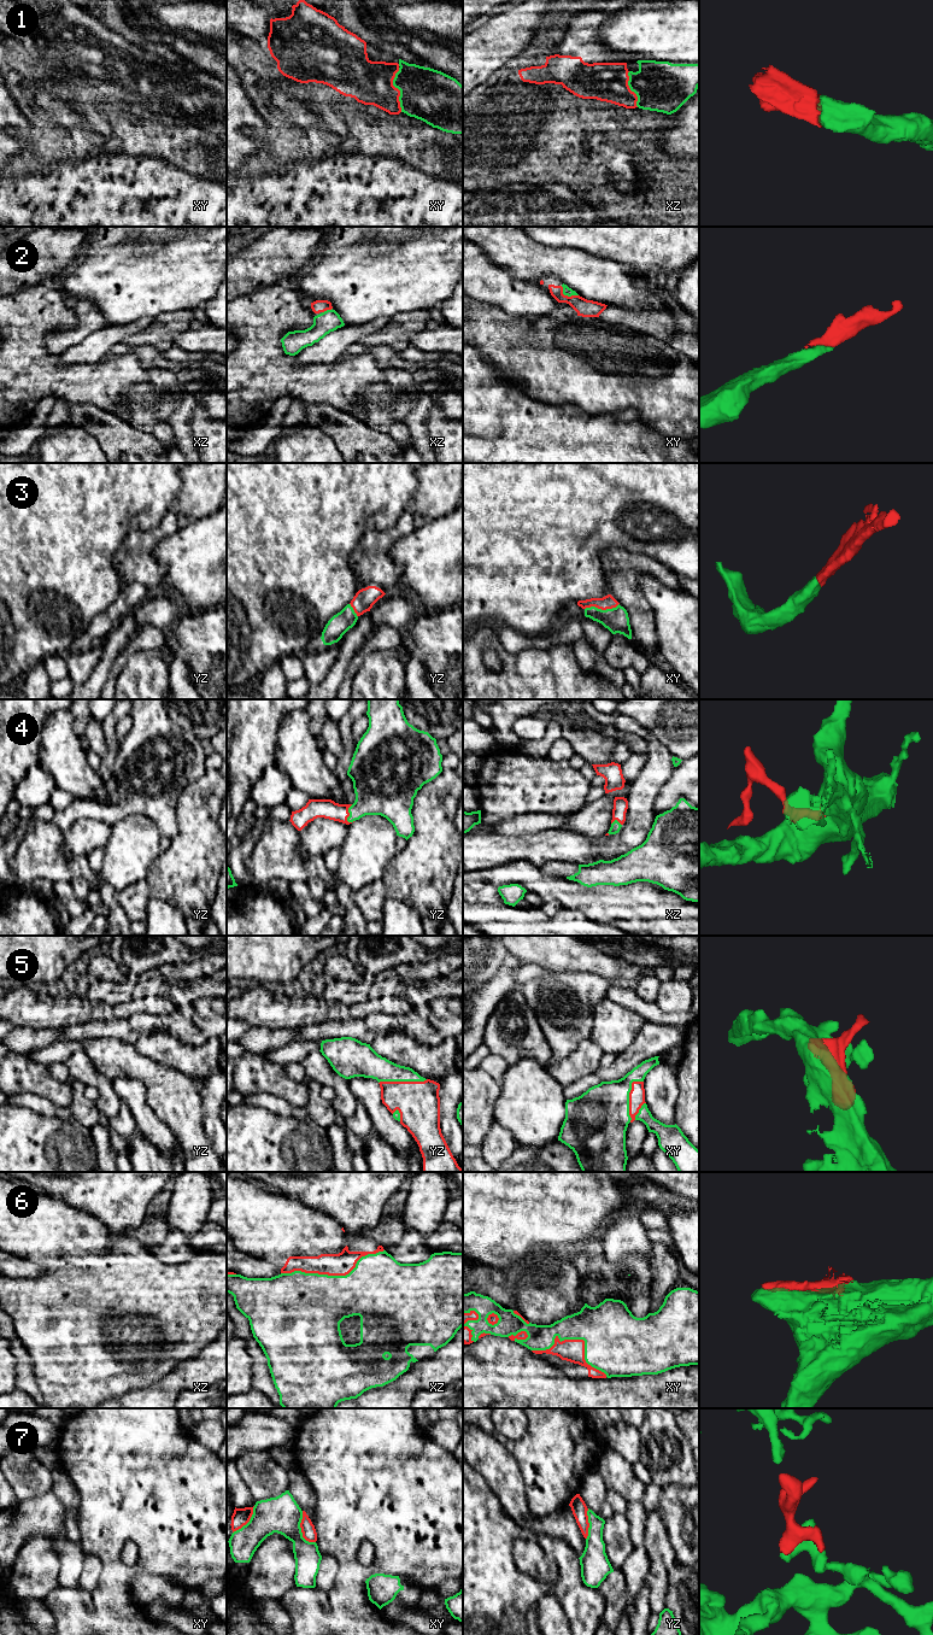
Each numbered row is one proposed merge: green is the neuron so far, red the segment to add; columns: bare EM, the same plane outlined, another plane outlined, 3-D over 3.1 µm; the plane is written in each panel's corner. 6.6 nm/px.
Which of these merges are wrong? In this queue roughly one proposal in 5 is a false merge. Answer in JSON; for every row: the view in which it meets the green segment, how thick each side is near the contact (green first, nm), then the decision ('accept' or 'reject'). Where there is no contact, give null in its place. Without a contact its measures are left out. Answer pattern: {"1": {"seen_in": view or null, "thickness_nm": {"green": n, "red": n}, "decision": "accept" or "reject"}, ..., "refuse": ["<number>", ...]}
{"1": {"seen_in": "xy", "thickness_nm": {"green": 360, "red": 280}, "decision": "accept"}, "2": {"seen_in": "xy", "thickness_nm": {"green": 60, "red": 120}, "decision": "accept"}, "3": {"seen_in": "xy", "thickness_nm": {"green": 170, "red": 90}, "decision": "accept"}, "4": {"seen_in": "yz", "thickness_nm": {"green": 320, "red": 130}, "decision": "accept"}, "5": {"seen_in": "xy", "thickness_nm": {"green": 400, "red": 110}, "decision": "accept"}, "6": {"seen_in": "xz", "thickness_nm": {"green": 440, "red": 150}, "decision": "accept"}, "7": {"seen_in": "xy", "thickness_nm": {"green": 240, "red": 100}, "decision": "accept"}, "refuse": []}

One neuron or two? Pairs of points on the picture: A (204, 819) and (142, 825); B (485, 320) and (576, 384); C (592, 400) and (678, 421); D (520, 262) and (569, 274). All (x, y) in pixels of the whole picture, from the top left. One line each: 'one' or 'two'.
A: two
B: one
C: one
D: one

